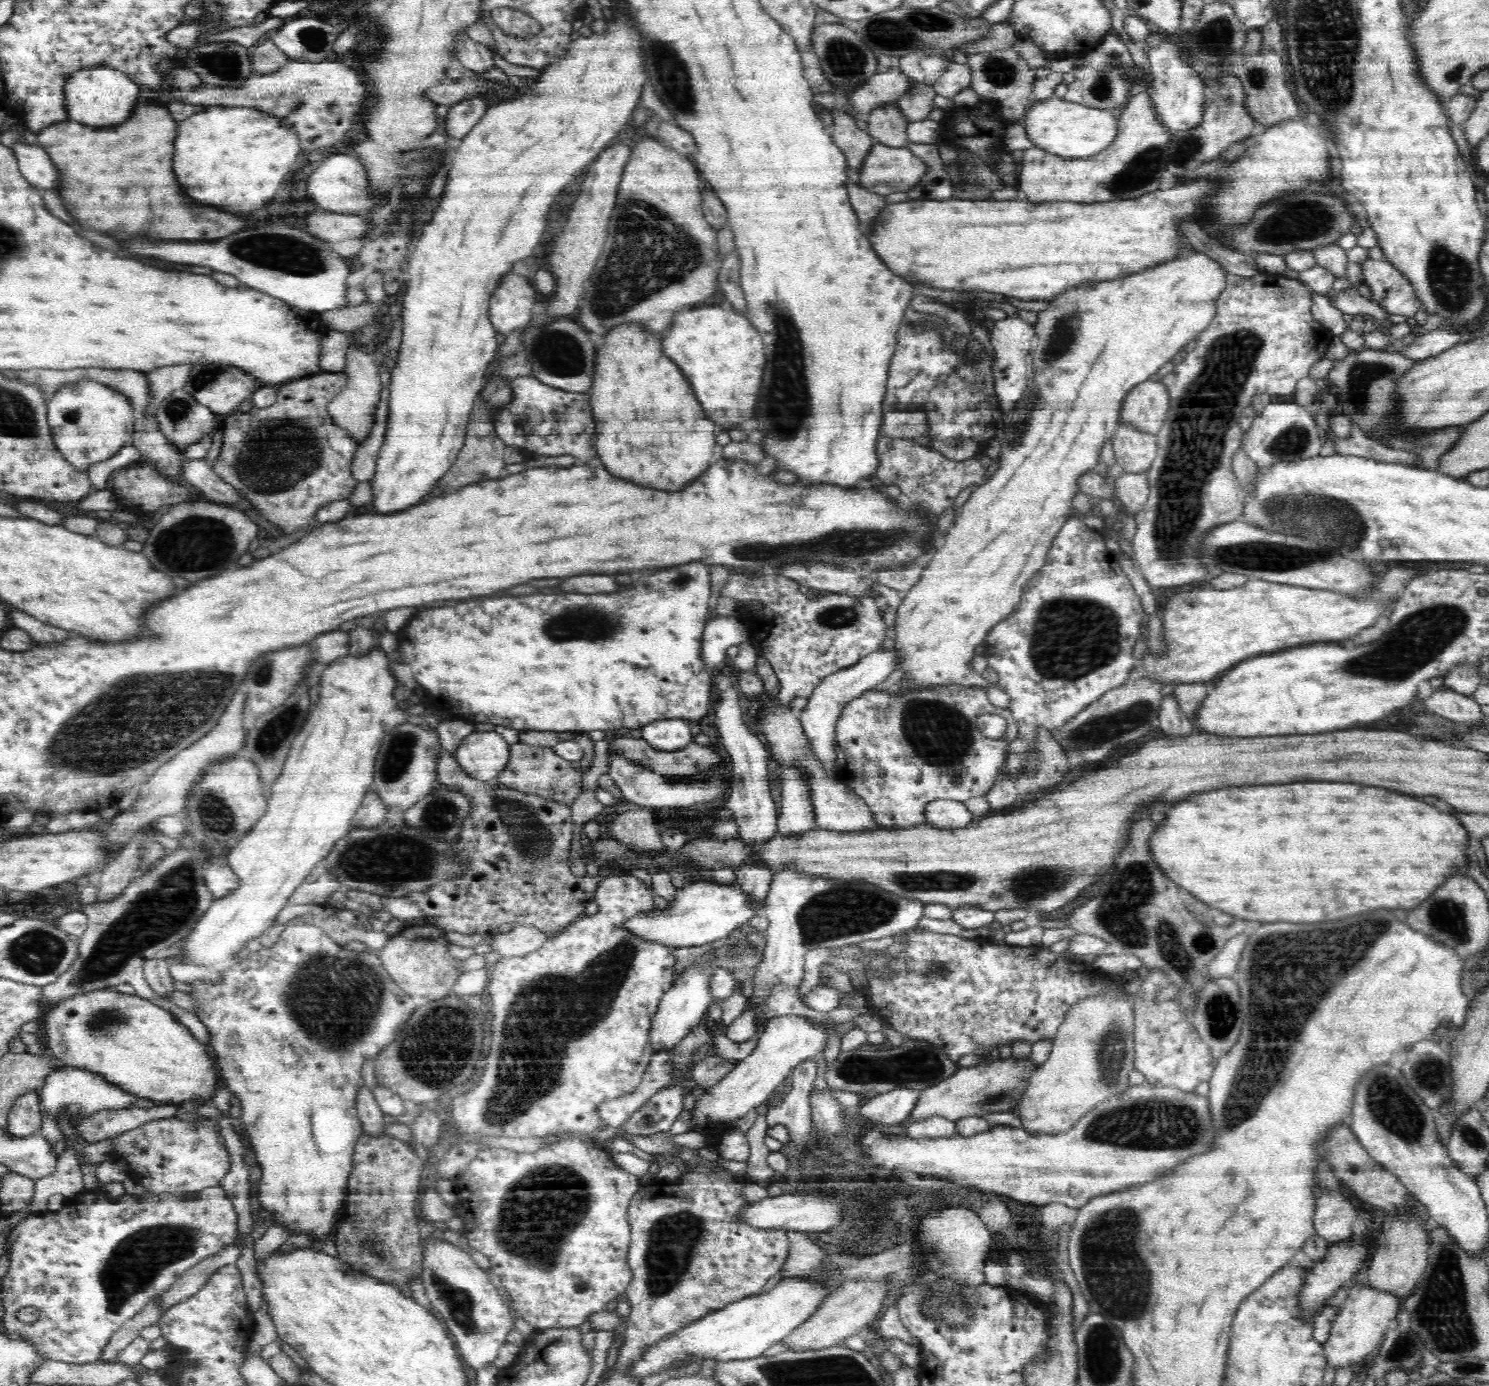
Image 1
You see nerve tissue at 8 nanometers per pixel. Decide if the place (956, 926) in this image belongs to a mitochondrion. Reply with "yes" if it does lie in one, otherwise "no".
no

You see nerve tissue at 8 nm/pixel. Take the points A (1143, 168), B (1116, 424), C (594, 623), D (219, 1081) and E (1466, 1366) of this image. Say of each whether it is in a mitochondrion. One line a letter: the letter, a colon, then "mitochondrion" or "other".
A: mitochondrion
B: other
C: mitochondrion
D: other
E: mitochondrion

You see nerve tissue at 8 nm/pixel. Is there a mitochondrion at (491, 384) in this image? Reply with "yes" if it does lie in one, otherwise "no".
no

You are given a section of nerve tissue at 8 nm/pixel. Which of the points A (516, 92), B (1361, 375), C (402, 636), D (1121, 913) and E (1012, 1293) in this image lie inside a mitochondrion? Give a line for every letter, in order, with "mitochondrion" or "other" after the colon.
A: other
B: mitochondrion
C: other
D: mitochondrion
E: other

